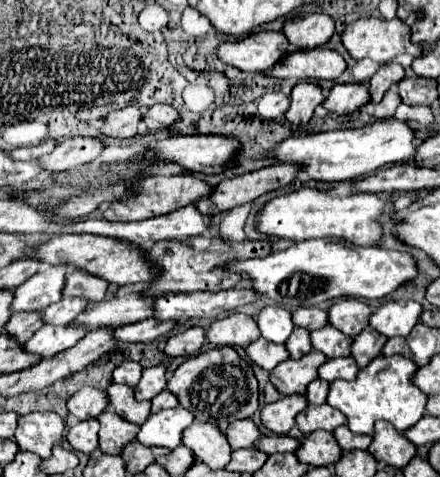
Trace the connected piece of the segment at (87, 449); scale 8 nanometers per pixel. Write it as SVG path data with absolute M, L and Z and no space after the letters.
M94 418L78 422L68 430L68 442L72 444L74 450L90 454L92 450L98 448L98 430L100 430L100 424Z

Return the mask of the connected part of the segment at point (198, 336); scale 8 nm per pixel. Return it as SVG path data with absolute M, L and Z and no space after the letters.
M194 326L194 328L188 328L188 330L180 332L180 334L170 336L164 352L168 356L192 356L192 354L198 354L204 340L206 340L204 330Z

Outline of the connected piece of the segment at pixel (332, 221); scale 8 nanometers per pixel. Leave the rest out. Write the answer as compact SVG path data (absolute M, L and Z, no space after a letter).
M300 188L266 202L256 216L256 230L266 238L284 238L292 242L308 238L338 238L354 246L374 246L382 236L382 228L376 220L386 204L390 204L390 200L380 200L376 194L332 198L322 190Z

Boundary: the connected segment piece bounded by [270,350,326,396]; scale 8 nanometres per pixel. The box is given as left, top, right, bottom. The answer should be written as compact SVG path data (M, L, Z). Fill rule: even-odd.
M318 350L308 352L300 360L288 358L278 364L272 374L270 382L276 386L280 394L304 394L306 386L318 378L318 368L326 362L326 356Z

